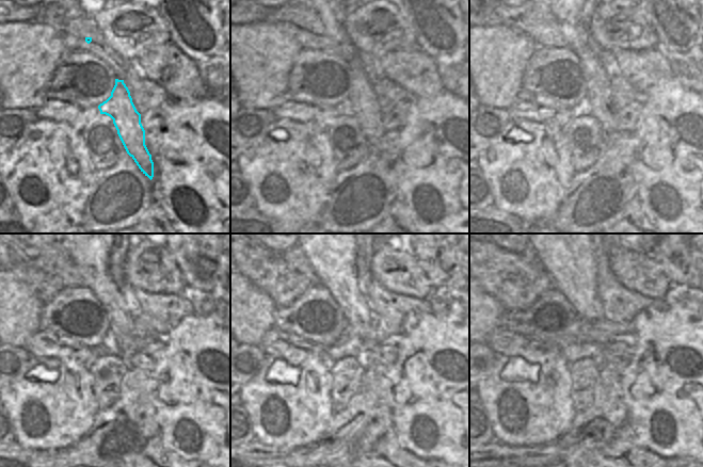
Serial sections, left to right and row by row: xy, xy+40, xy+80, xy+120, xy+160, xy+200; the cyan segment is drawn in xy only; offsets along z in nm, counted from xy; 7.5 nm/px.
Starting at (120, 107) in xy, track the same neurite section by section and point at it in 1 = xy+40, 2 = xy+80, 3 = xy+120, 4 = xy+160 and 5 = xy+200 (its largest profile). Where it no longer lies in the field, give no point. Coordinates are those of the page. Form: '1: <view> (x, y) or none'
1: xy+40 (361, 103)
2: xy+80 (596, 103)
3: xy+120 (118, 341)
4: xy+160 (345, 291)
5: xy+200 (571, 255)

